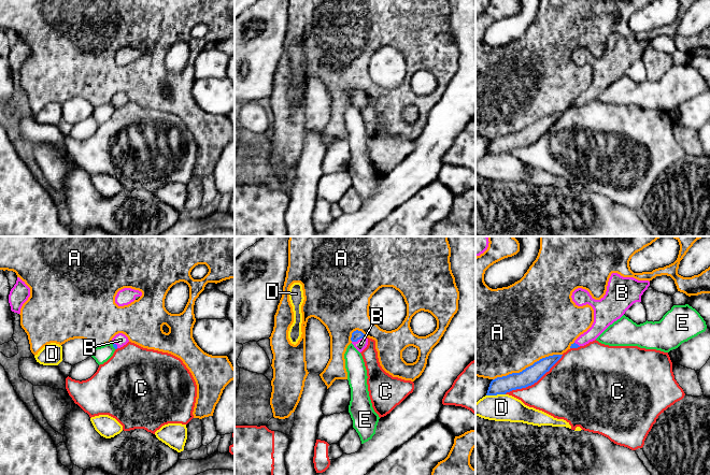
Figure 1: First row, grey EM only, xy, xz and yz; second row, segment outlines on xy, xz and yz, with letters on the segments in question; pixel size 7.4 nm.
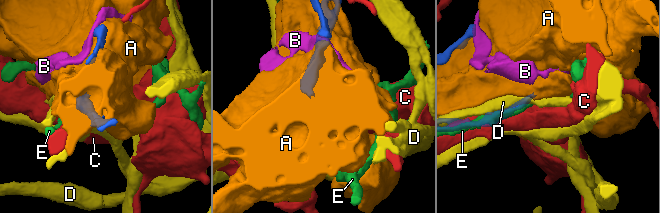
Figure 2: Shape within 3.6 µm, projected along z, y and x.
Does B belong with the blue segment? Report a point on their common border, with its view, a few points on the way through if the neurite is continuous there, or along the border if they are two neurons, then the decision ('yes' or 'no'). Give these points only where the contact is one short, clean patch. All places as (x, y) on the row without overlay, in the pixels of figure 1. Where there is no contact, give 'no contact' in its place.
meets blue in xz at (358, 98); yes

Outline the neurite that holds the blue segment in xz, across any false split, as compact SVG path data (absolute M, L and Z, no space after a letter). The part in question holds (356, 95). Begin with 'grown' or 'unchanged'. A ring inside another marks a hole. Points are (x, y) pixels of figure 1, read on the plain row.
grown; M354 90L351 97L354 106L361 112L368 104L368 98L361 90Z

